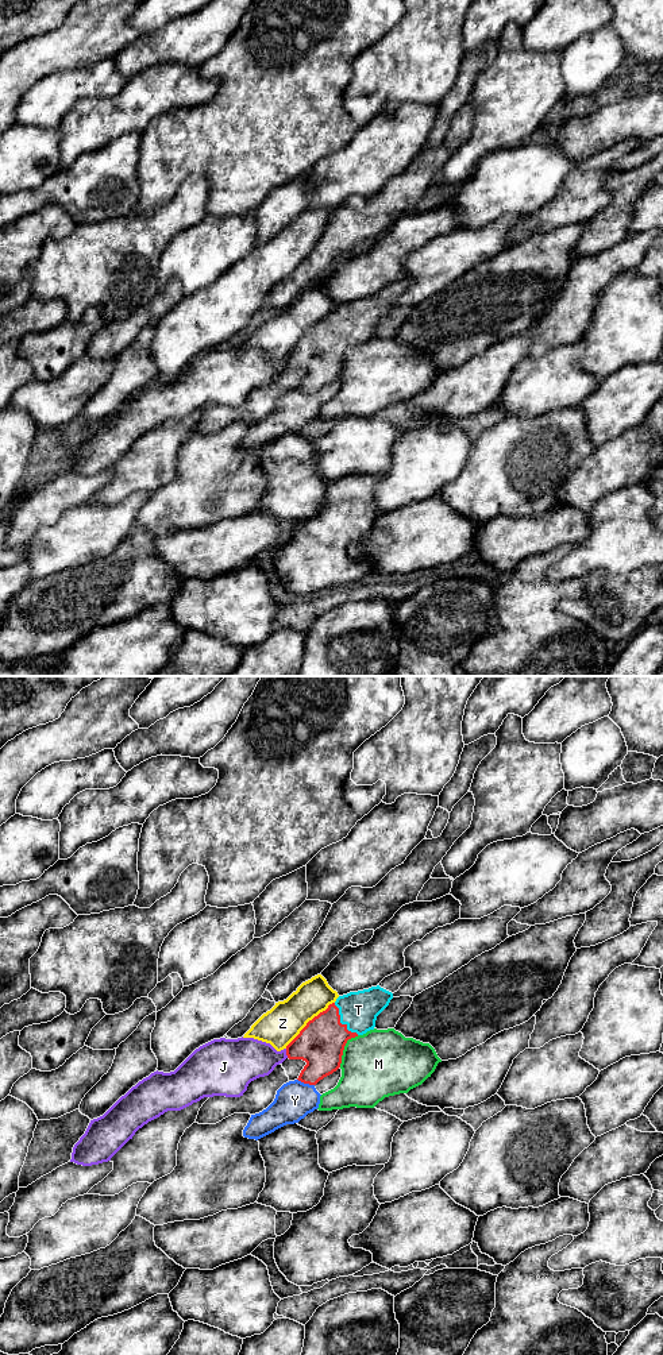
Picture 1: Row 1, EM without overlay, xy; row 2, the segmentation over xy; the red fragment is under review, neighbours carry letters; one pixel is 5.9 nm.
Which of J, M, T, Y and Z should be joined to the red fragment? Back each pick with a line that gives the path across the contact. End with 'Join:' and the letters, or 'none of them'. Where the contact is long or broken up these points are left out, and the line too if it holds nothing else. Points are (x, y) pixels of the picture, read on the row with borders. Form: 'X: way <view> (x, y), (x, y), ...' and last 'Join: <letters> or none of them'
Join: T

